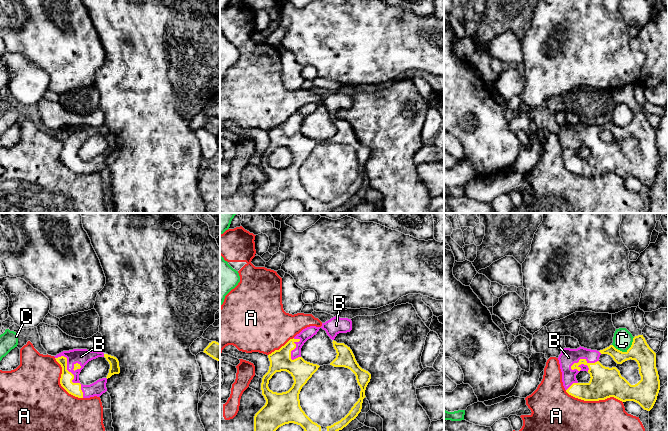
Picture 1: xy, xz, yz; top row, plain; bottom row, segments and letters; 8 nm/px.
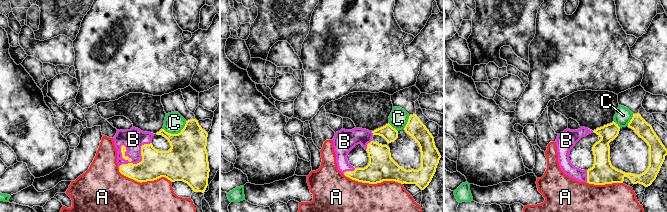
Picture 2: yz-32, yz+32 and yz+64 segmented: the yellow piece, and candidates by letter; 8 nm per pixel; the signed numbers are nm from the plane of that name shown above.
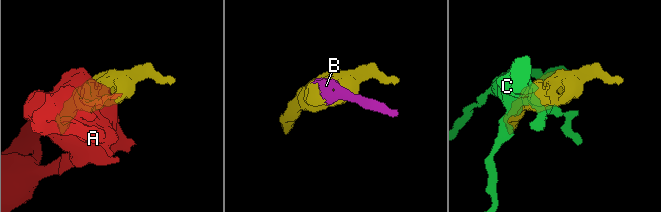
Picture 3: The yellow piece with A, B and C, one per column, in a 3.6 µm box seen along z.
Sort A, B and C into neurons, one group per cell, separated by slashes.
A / B / C

